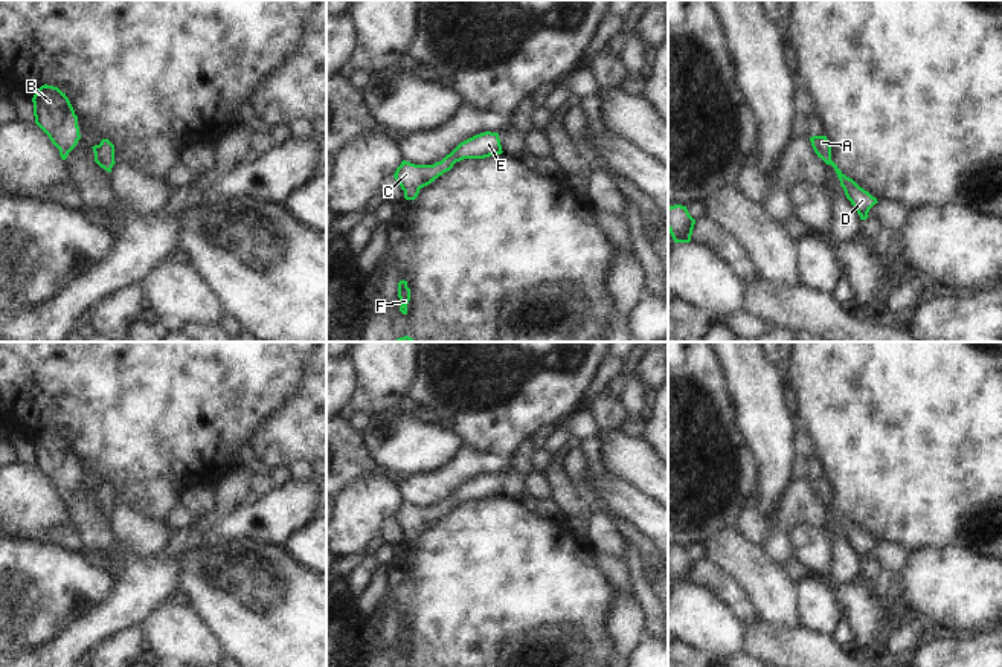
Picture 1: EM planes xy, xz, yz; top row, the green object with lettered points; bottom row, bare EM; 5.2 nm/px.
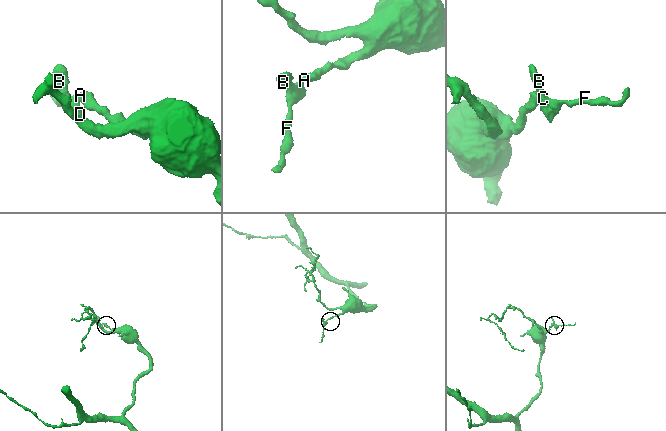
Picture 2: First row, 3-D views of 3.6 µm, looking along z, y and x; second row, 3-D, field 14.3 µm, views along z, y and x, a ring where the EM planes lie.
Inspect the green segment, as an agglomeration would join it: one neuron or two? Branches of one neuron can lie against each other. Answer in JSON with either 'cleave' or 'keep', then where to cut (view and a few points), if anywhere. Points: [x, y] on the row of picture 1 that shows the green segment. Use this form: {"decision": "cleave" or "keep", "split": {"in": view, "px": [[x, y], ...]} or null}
{"decision": "keep", "split": null}

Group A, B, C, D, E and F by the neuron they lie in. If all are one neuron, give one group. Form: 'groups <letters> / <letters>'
groups A B C D E F

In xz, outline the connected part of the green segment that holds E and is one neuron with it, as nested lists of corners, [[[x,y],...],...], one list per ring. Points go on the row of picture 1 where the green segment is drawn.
[[[485,131],[461,142],[450,154],[433,165],[415,165],[403,160],[393,177],[404,191],[404,198],[415,200],[421,188],[450,171],[456,162],[464,159],[485,159],[502,153],[499,133]]]

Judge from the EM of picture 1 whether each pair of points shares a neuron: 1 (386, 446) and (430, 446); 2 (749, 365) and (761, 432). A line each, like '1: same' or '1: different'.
1: same
2: same

